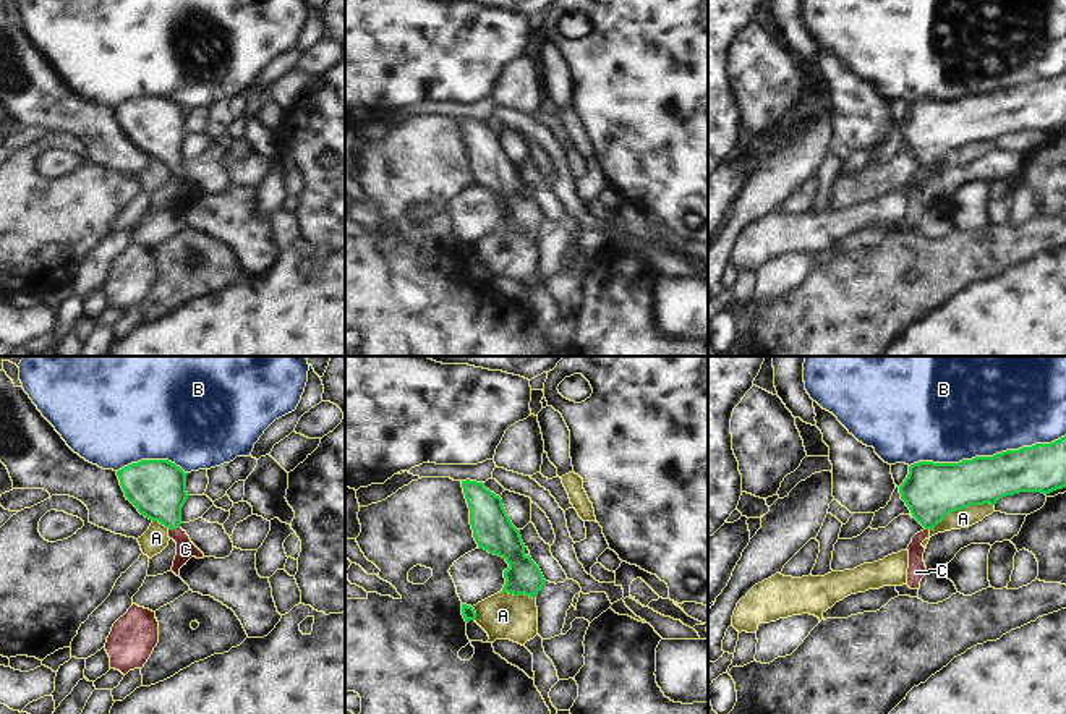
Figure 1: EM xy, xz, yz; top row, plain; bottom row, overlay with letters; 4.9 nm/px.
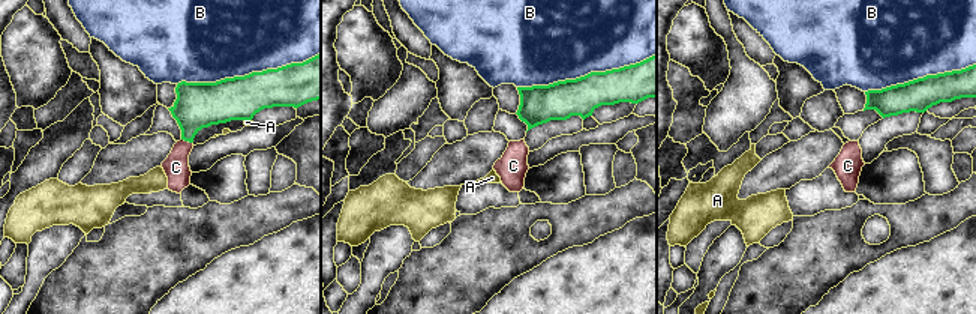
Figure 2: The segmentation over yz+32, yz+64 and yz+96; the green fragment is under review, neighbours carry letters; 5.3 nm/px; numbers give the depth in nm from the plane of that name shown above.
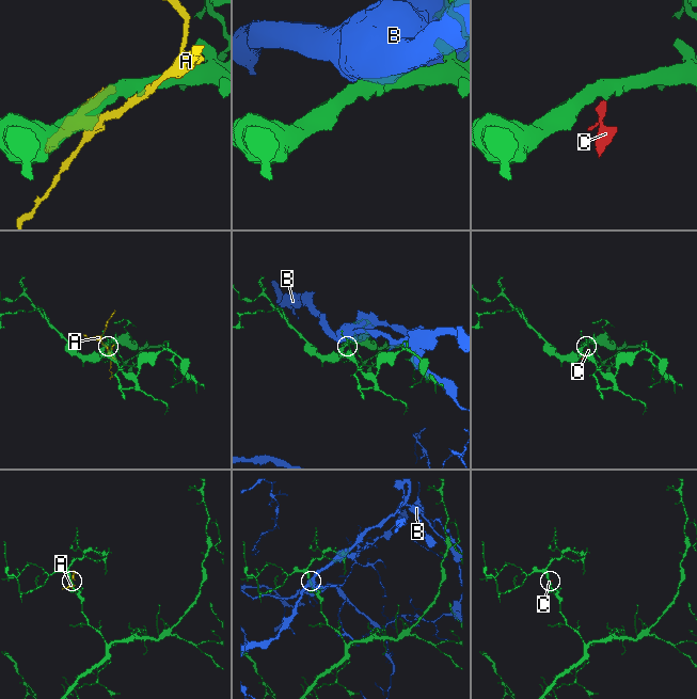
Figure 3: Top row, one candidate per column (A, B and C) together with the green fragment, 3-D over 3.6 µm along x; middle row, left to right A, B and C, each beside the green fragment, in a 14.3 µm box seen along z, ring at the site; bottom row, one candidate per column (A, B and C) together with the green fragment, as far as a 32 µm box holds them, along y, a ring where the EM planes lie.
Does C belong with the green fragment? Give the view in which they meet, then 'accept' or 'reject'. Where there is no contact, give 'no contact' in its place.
xy | accept

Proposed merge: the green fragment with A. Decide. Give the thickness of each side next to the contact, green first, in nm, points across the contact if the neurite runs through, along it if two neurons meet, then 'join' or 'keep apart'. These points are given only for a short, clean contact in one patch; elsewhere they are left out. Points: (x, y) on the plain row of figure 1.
280/100 nm | keep apart

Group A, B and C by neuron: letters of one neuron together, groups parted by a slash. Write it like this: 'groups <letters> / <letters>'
groups A / B / C

